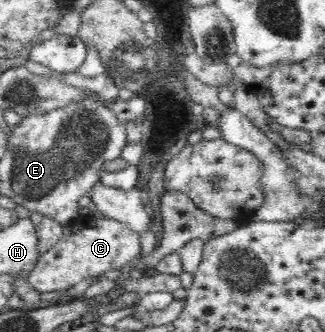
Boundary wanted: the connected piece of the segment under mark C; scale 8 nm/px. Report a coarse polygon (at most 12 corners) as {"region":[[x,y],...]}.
{"region":[[111,219],[64,227],[30,274],[39,292],[122,269],[141,234]]}

